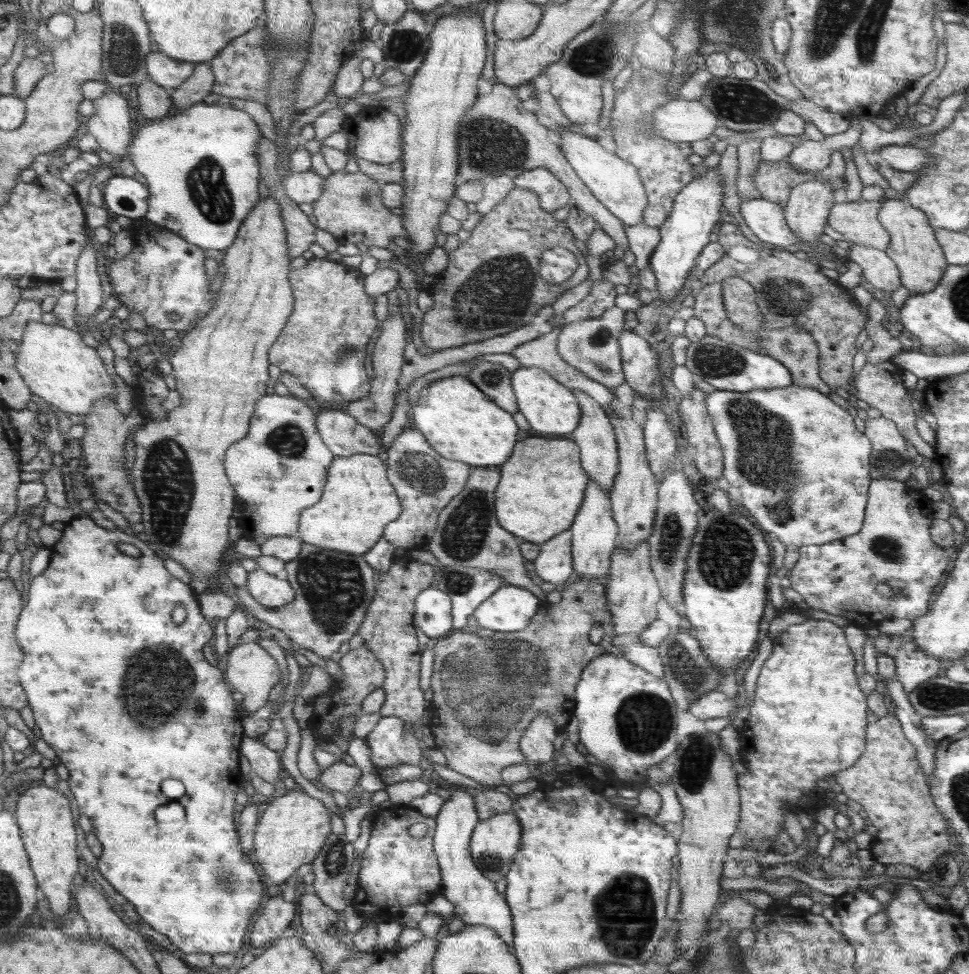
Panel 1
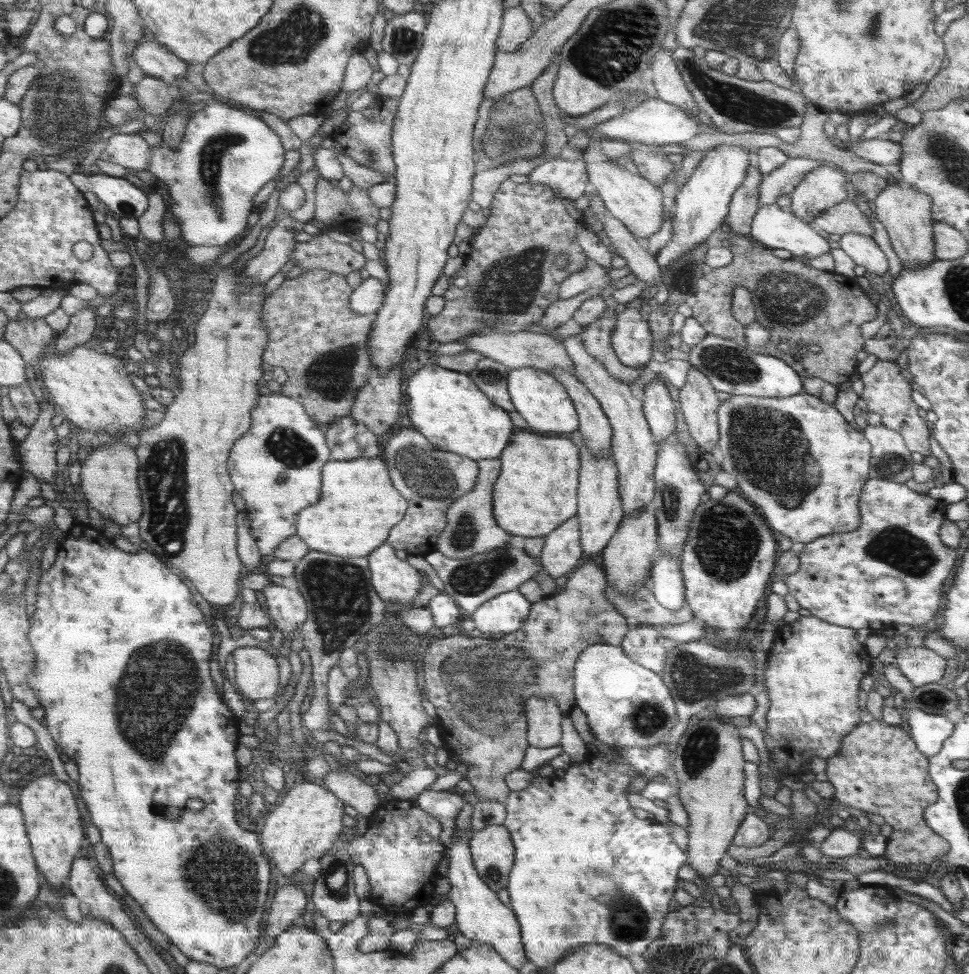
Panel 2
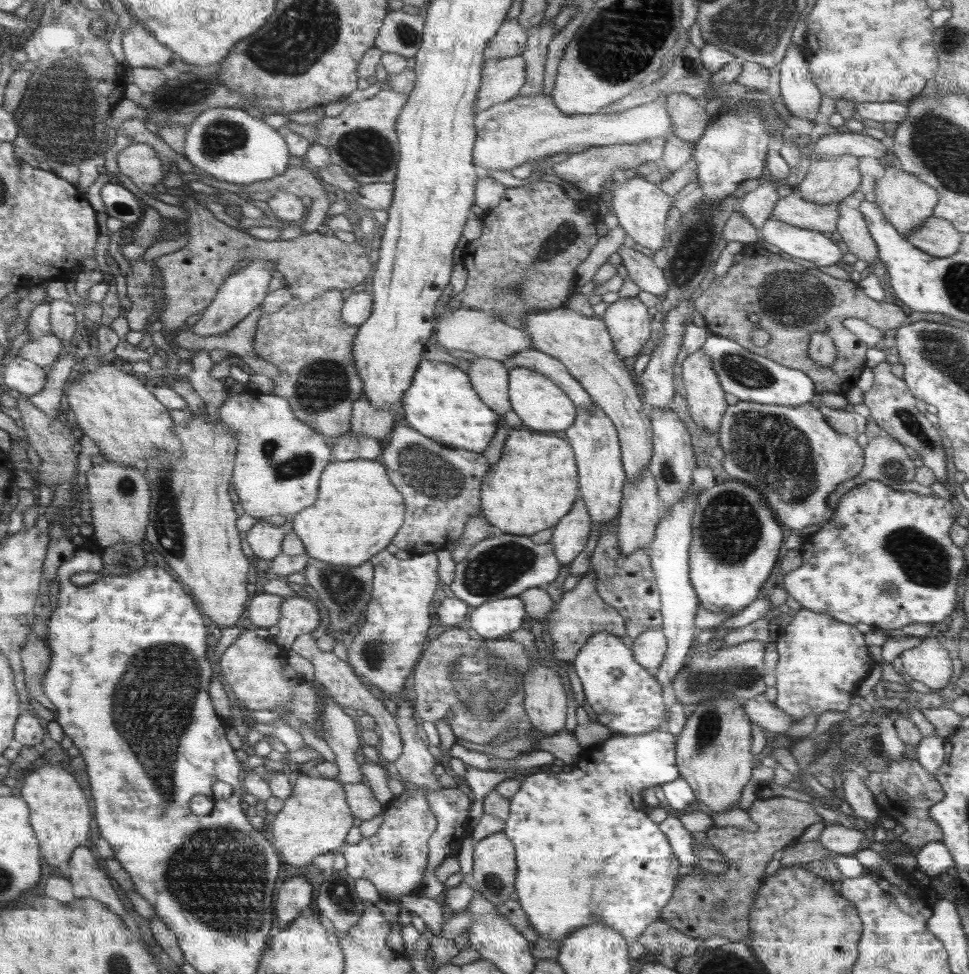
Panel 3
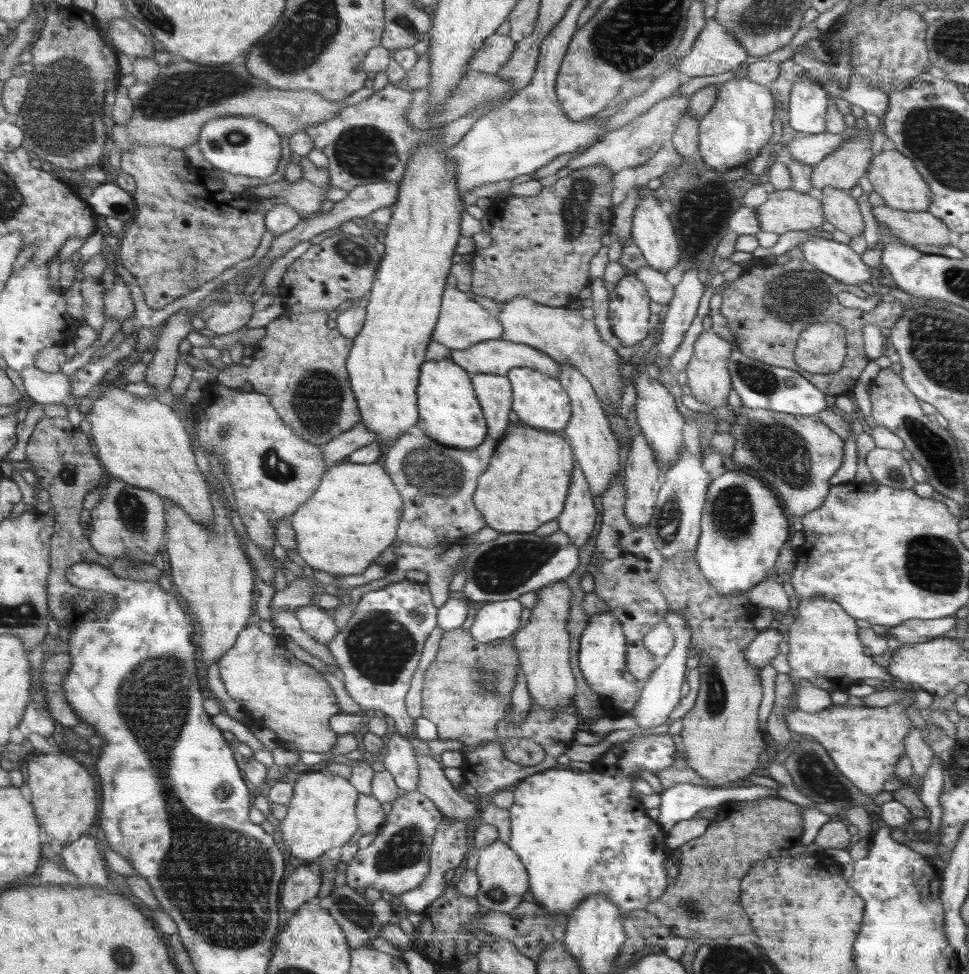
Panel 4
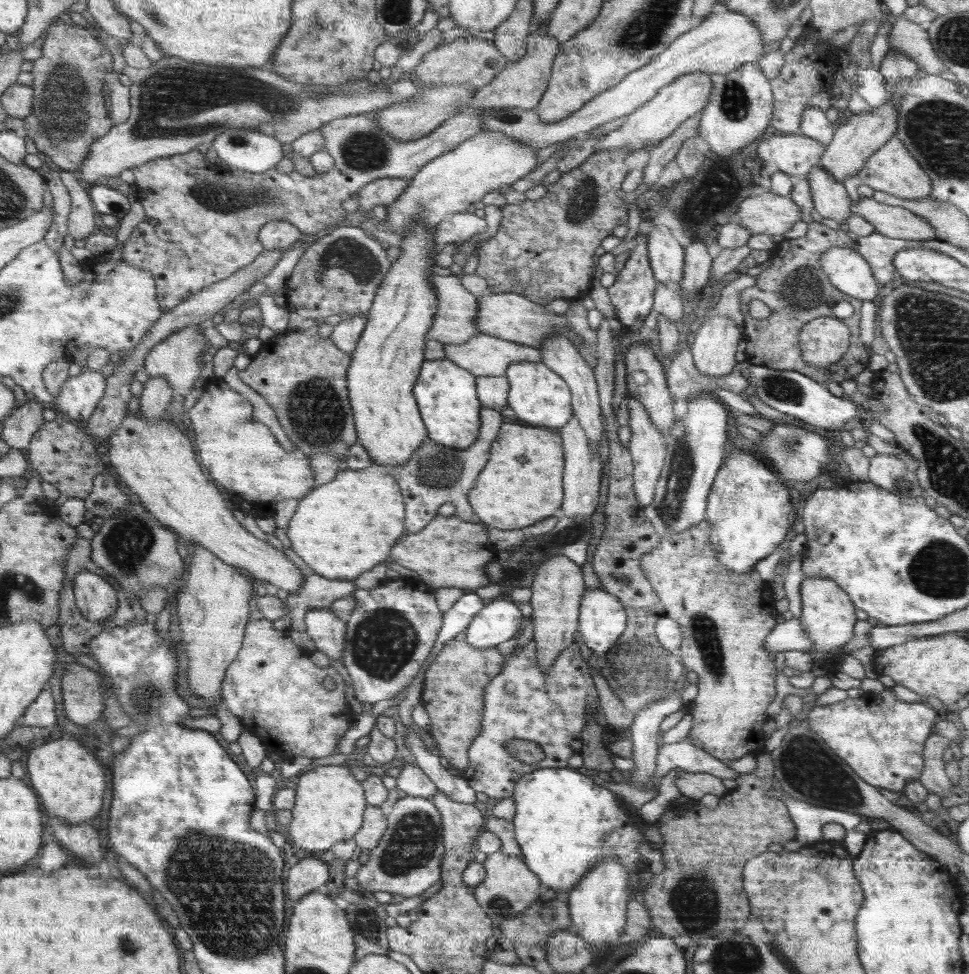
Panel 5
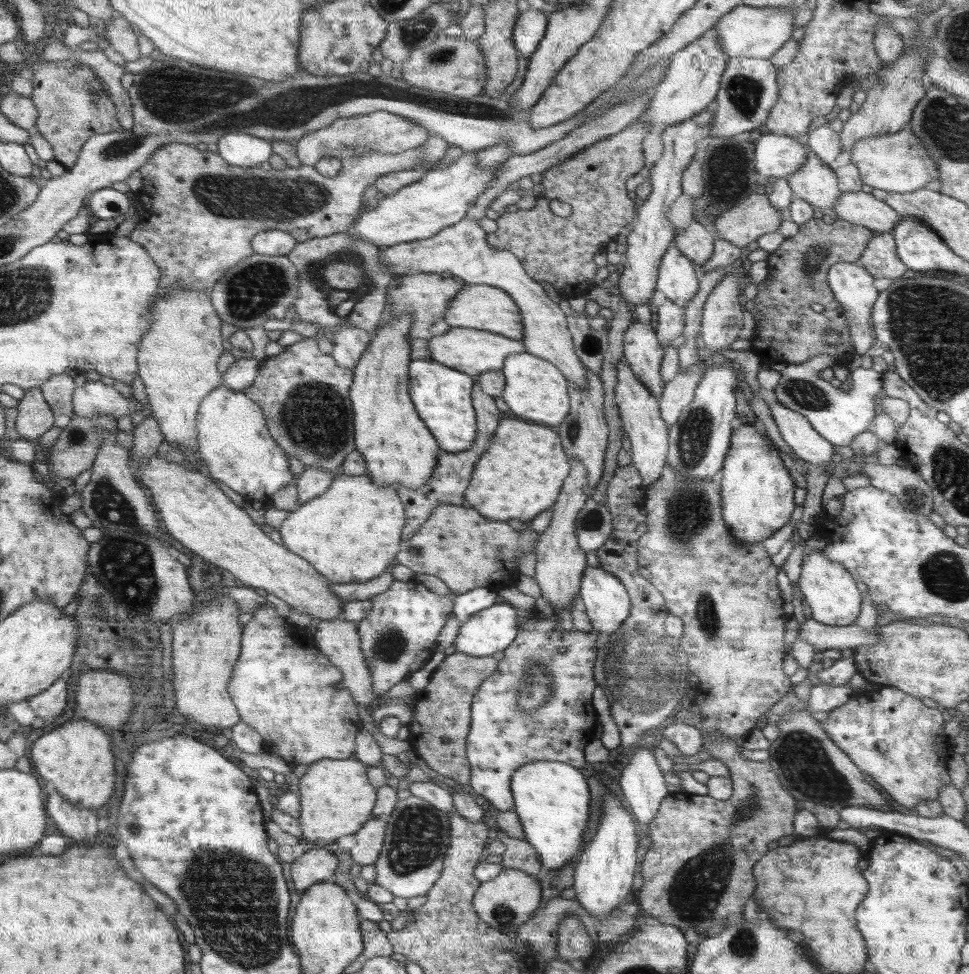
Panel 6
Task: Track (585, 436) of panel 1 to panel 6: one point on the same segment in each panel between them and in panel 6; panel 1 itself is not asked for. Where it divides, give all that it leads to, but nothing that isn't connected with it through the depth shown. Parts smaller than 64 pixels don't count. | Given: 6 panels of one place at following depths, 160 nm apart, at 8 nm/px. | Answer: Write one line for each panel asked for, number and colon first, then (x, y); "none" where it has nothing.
2: (595, 428)
3: (534, 359)
4: (498, 356)
5: (484, 355)
6: (474, 351)

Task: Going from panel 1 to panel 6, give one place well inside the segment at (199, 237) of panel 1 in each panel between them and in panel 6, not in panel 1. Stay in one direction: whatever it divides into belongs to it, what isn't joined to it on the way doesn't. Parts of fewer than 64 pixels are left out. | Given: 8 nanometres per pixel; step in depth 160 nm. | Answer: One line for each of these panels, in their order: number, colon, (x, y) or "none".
2: (226, 155)
3: (229, 144)
4: (244, 145)
5: (249, 150)
6: (243, 150)

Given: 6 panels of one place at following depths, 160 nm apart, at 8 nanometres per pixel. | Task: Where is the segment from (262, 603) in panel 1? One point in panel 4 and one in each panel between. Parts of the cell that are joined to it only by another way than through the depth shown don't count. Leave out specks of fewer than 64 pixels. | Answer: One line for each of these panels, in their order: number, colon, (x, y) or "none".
2: (286, 606)
3: (298, 616)
4: (317, 622)

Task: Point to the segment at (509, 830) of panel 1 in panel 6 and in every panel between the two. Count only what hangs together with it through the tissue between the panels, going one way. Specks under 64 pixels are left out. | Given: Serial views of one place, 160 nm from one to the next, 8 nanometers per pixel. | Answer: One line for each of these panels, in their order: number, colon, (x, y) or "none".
2: (493, 852)
3: (494, 858)
4: (503, 879)
5: (509, 888)
6: (506, 902)

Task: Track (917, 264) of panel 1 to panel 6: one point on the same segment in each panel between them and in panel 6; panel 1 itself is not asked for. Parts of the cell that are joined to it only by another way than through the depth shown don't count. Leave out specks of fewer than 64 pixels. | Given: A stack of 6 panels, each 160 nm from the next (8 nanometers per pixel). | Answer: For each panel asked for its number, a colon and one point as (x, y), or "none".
2: (906, 215)
3: (905, 201)
4: (894, 177)
5: (891, 169)
6: (898, 162)

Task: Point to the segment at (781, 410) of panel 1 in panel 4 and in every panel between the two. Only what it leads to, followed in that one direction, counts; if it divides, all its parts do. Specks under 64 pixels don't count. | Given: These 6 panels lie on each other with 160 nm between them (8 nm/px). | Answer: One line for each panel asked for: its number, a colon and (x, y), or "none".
2: (767, 443)
3: (791, 456)
4: (795, 456)

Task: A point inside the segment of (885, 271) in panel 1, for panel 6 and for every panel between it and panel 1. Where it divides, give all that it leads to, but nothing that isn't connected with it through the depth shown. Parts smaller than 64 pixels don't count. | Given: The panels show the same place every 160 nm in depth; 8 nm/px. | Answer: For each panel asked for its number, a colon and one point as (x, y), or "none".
2: (863, 250)
3: (851, 226)
4: (841, 210)
5: (830, 198)
6: (815, 182)

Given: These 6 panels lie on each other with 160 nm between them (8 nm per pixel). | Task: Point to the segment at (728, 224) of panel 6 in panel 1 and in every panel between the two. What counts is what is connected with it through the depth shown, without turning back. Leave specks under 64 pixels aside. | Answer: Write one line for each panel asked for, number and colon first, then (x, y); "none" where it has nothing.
1: (858, 222)
2: (841, 219)
3: (793, 210)
4: (787, 210)
5: (769, 214)

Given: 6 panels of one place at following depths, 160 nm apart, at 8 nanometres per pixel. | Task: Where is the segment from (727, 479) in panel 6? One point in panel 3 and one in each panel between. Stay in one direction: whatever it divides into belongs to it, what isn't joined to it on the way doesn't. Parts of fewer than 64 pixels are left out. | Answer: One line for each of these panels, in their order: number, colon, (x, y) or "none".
3: (736, 537)
4: (743, 528)
5: (749, 509)

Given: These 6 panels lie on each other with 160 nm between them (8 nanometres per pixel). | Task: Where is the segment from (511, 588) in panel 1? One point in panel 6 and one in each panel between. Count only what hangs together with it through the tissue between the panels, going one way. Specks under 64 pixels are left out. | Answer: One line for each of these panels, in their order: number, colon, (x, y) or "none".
2: (507, 612)
3: (496, 618)
4: (495, 620)
5: (499, 620)
6: (493, 629)

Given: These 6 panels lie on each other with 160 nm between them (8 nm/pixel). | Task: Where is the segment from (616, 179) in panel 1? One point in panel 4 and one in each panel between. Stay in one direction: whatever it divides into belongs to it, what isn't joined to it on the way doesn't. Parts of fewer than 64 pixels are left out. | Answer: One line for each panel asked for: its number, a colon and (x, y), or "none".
2: (632, 199)
3: (640, 206)
4: (652, 233)

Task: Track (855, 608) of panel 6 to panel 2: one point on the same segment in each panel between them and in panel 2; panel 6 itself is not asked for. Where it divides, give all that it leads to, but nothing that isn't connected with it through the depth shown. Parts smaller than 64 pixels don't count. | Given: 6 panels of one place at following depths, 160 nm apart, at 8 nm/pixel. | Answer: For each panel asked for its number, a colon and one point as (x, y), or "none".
2: (813, 678)
3: (822, 661)
4: (824, 647)
5: (828, 614)

